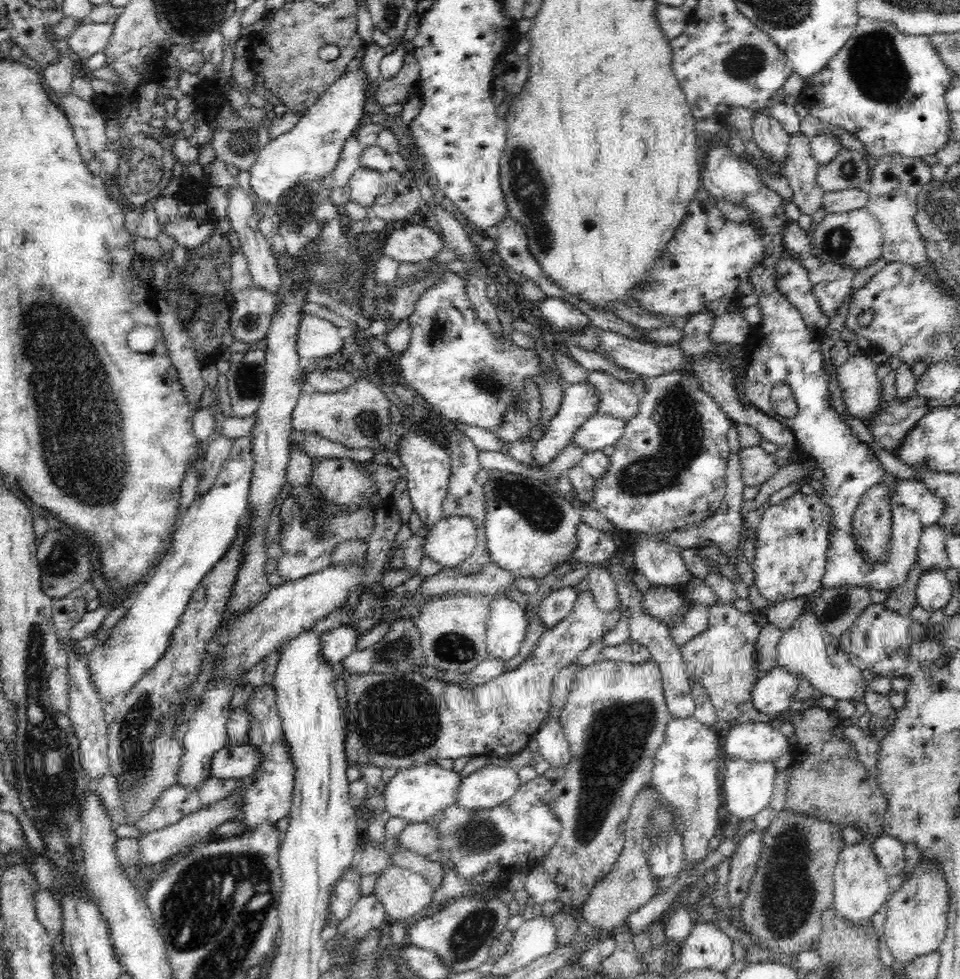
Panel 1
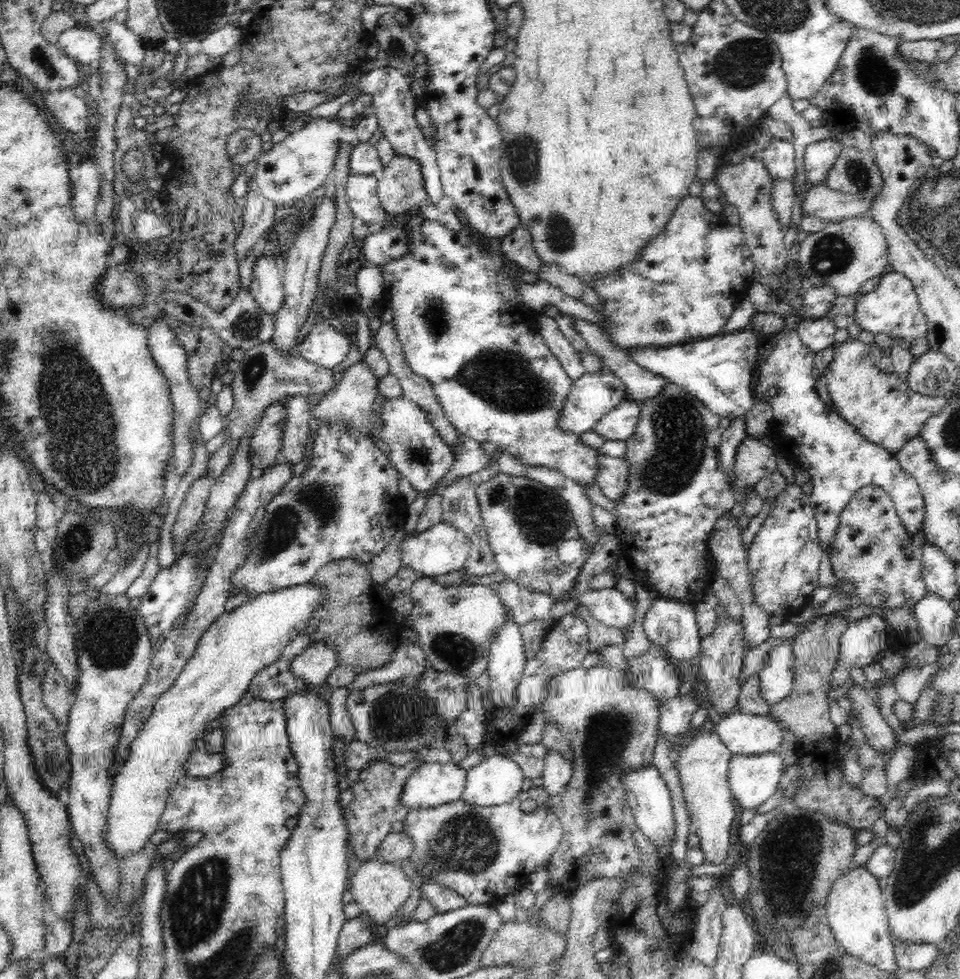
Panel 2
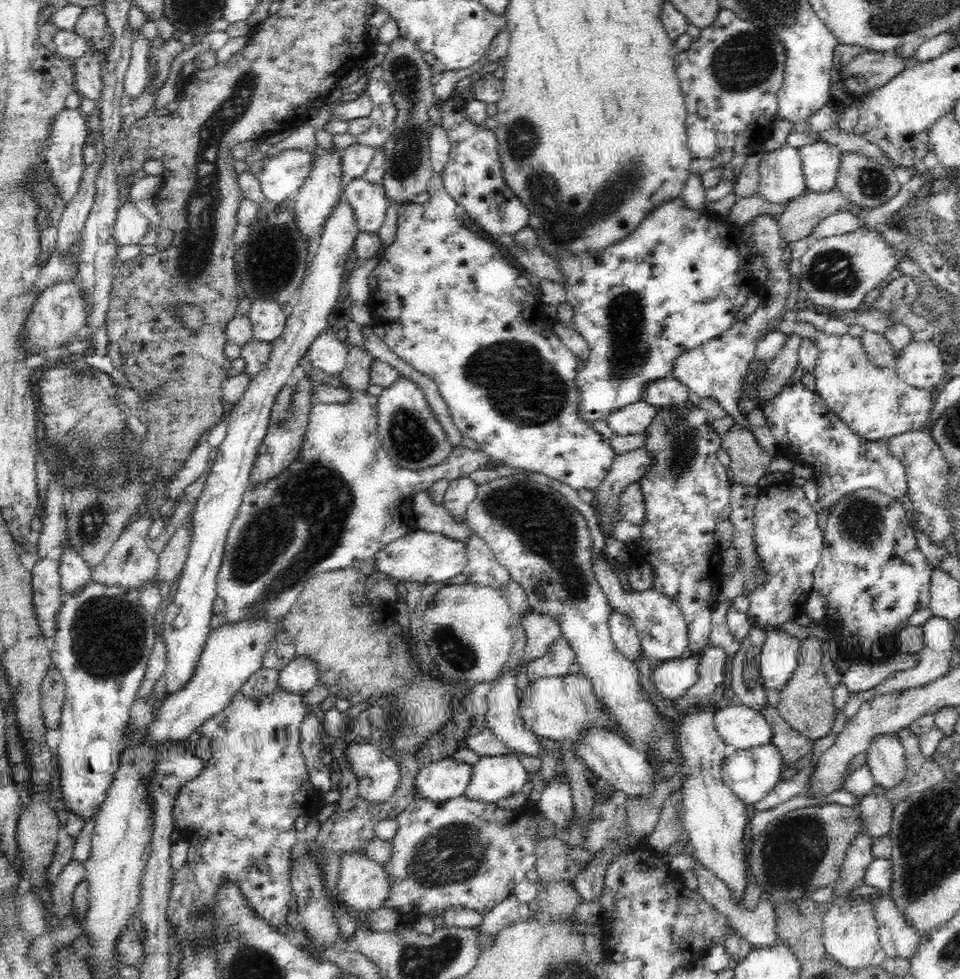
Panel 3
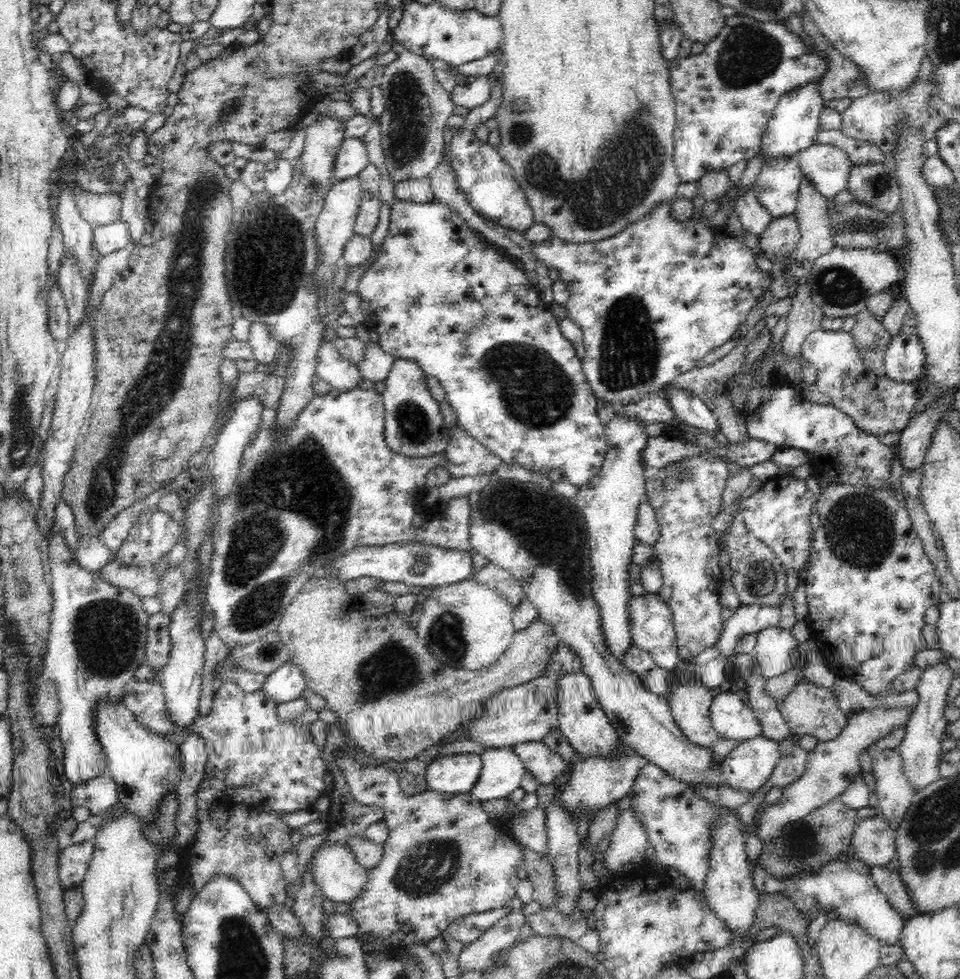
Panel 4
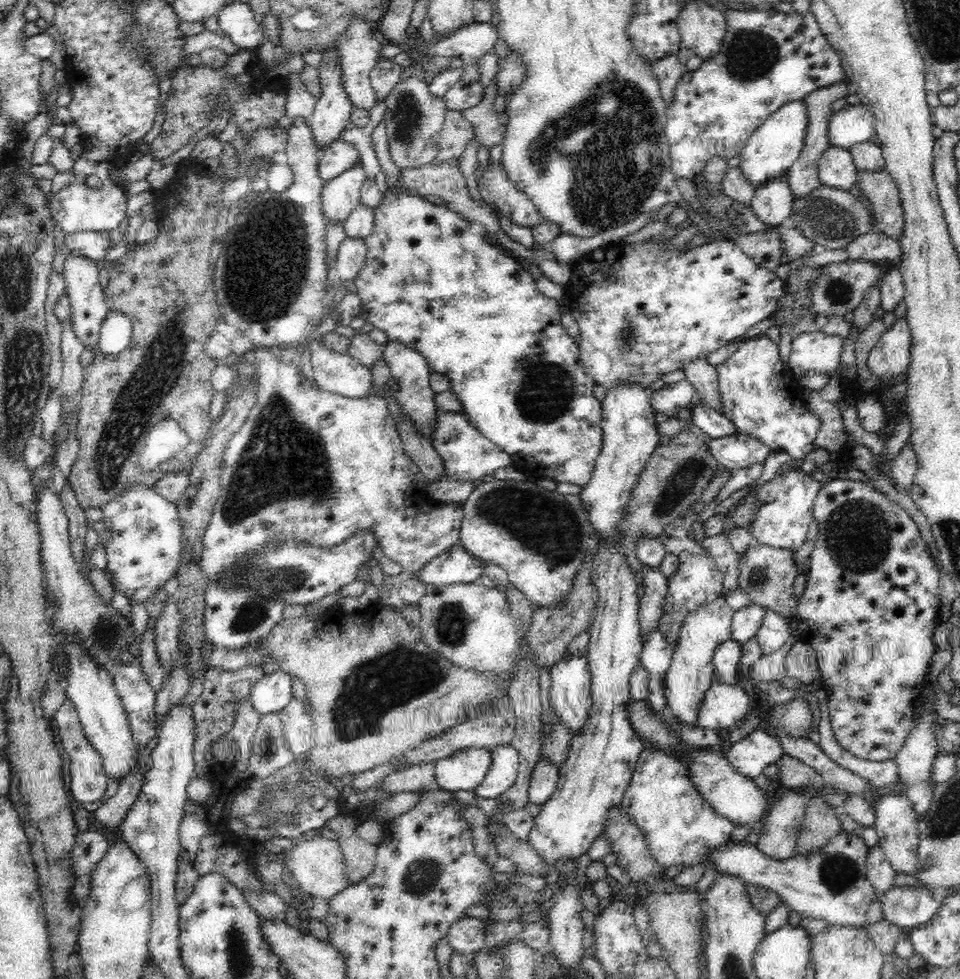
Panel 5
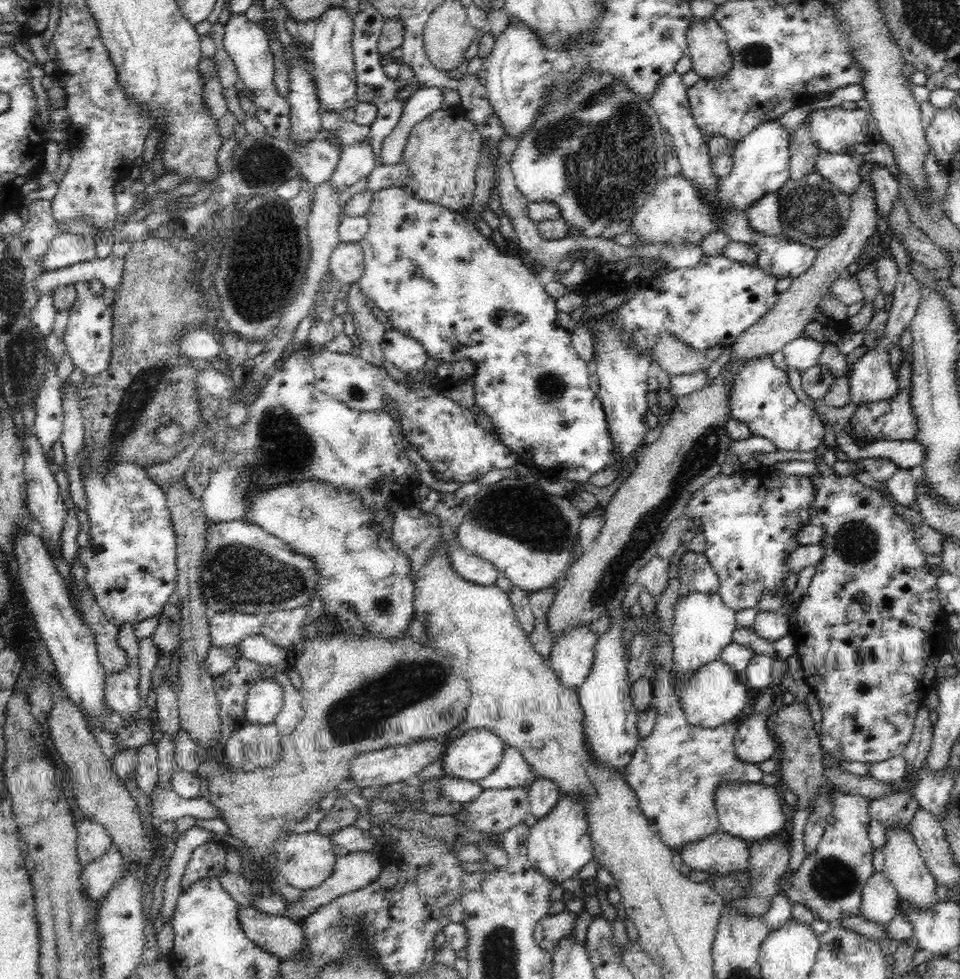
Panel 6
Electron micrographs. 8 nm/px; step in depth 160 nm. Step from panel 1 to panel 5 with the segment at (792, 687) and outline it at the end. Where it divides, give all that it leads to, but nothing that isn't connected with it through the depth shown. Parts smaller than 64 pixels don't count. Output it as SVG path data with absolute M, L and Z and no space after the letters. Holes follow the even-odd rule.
M767 610L761 628L755 636L764 655L771 655L786 644L791 635L789 619Z

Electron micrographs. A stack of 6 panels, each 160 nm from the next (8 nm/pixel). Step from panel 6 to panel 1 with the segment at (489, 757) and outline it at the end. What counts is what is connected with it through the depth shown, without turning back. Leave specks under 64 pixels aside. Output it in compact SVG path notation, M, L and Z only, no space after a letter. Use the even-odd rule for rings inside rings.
M435 762L400 769L385 783L383 798L385 815L398 817L410 823L419 823L436 816L440 810L448 808L457 801L462 777L452 769L444 769Z

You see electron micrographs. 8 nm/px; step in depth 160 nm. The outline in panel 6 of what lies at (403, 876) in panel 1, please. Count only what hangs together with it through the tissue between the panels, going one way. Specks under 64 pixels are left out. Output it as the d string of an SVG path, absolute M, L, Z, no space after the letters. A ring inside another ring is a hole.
M317 830L286 834L280 841L275 857L278 863L278 871L286 878L286 882L294 888L300 888L300 890L320 886L326 878L333 874L337 859L331 837L320 834Z

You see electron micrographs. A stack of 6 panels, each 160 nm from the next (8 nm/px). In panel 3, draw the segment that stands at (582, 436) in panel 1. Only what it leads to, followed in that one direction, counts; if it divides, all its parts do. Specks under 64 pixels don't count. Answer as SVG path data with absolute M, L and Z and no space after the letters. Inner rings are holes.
M636 401L611 412L606 420L614 435L642 434L656 414L656 406L646 401Z

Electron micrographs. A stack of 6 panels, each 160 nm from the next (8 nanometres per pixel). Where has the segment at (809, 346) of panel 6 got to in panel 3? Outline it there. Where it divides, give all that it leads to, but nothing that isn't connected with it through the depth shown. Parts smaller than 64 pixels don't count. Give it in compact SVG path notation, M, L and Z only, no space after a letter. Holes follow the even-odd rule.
M782 320L776 323L776 330L783 335L797 334L802 338L812 339L818 345L818 358L812 370L816 383L816 393L820 395L828 408L837 414L860 438L866 440L887 442L890 438L904 434L908 431L919 431L928 422L932 404L934 404L935 391L930 389L915 388L905 384L894 372L892 367L876 367L870 362L860 338L852 337L848 333L842 336L830 336L818 330L809 322L796 322Z

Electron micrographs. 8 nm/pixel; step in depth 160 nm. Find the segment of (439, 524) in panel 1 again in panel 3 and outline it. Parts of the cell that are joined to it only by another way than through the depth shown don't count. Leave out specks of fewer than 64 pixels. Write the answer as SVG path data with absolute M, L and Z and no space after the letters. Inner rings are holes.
M418 529L389 542L382 550L376 552L373 569L378 569L394 581L430 585L448 581L449 578L462 573L467 558L467 546L463 542L446 535Z

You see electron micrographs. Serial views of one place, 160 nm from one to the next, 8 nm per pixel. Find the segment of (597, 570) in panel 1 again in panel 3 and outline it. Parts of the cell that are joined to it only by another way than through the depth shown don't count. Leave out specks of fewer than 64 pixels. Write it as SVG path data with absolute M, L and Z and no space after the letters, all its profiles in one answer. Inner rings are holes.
M612 610L608 618L608 627L616 649L620 650L625 658L633 663L646 658L637 629L628 616Z

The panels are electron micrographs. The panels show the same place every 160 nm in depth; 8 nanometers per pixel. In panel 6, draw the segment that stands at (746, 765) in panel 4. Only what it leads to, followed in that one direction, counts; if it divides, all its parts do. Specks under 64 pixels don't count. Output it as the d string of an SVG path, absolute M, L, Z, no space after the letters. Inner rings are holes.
M768 712L741 716L734 738L736 756L742 762L750 762L753 766L764 762L776 754L776 741L770 736L767 722Z

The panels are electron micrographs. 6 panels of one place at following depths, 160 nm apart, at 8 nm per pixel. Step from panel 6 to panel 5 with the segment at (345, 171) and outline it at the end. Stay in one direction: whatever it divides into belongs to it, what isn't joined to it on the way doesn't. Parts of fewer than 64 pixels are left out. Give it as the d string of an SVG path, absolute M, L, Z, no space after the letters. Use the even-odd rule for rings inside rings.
M358 160L355 166L340 177L325 182L321 201L327 222L333 220L345 224L350 212L360 205L360 191L366 180L362 162Z

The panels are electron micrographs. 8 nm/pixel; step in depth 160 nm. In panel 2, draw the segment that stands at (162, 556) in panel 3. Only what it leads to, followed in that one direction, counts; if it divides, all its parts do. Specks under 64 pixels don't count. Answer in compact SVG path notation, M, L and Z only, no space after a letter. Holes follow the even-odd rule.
M202 475L195 479L185 494L173 524L172 540L182 543L195 532L197 522L202 519L208 494L212 490L214 477Z

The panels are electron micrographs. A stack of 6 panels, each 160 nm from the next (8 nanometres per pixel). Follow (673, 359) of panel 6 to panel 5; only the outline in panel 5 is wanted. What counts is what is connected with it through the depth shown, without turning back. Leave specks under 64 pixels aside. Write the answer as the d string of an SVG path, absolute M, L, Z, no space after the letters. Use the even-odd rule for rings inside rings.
M696 358L684 362L680 369L684 370L686 380L696 389L697 398L710 409L722 413L717 367L704 358Z

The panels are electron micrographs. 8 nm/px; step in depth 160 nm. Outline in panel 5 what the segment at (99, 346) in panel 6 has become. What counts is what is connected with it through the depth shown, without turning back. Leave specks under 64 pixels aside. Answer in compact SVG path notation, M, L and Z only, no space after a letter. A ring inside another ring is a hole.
M70 254L63 262L64 281L66 281L65 293L69 296L71 304L70 319L72 319L72 327L74 333L78 335L78 339L82 341L82 348L89 346L94 351L98 349L99 332L106 318L111 311L105 301L105 292L100 285L98 279L98 264L96 261L88 260L84 256L78 254Z

